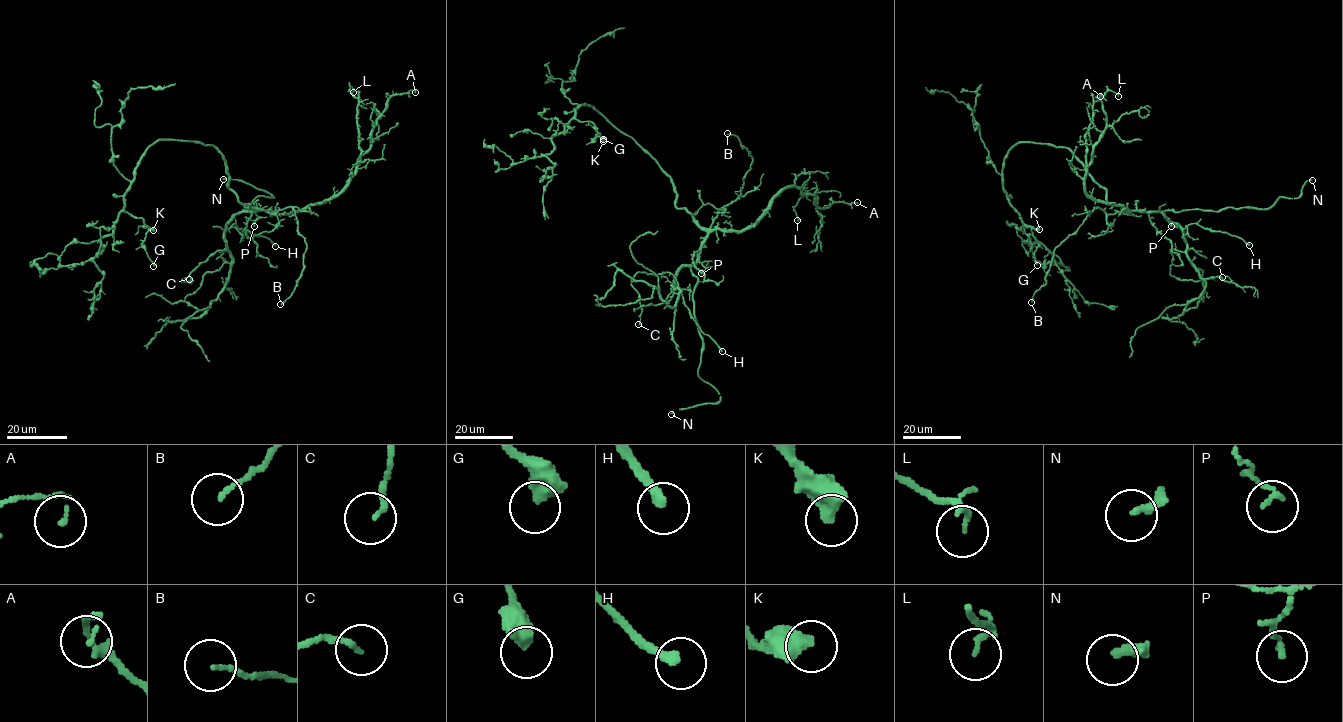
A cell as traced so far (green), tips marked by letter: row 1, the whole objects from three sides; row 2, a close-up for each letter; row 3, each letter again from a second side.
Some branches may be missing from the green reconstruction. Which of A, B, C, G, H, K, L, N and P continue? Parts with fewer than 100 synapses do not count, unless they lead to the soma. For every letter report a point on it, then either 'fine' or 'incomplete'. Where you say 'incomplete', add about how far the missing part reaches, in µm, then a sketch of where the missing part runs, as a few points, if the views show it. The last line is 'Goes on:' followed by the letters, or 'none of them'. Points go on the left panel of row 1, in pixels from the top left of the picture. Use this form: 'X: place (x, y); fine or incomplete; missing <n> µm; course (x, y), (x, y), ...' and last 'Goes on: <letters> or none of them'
A: place (415, 92); fine
B: place (280, 304); fine
C: place (189, 279); fine
G: place (153, 266); fine
H: place (275, 246); fine
K: place (153, 230); fine
L: place (353, 92); fine
N: place (223, 179); incomplete; missing 35 µm; course (223, 179), (219, 186), (217, 218), (212, 224), (195, 227), (186, 240)
P: place (254, 226); fine
Goes on: N

